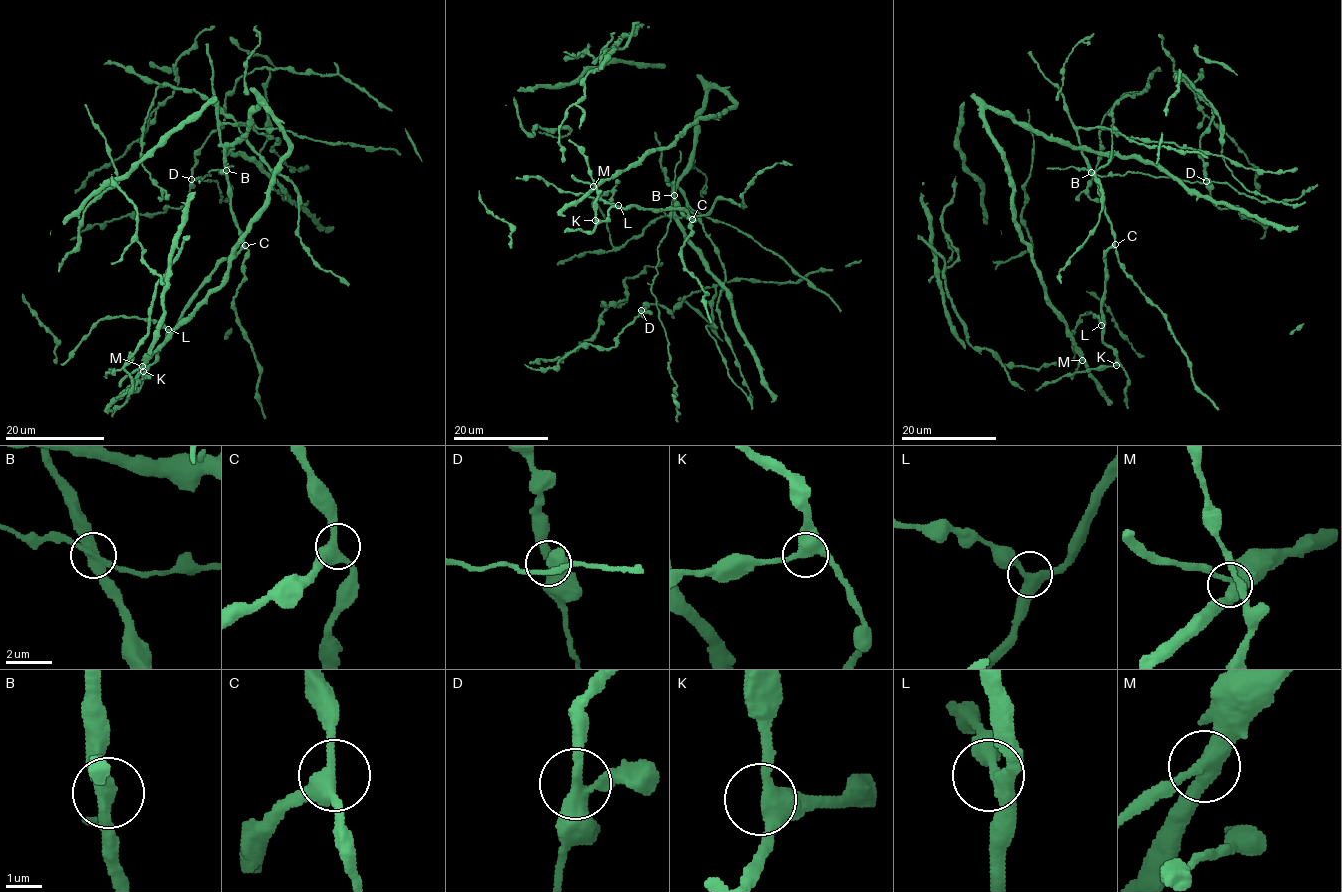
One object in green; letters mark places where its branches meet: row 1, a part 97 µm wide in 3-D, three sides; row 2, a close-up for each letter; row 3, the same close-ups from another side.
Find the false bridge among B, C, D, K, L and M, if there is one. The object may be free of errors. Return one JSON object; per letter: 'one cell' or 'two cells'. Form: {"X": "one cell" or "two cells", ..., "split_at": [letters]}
{"B": "two cells", "C": "one cell", "D": "one cell", "K": "one cell", "L": "one cell", "M": "one cell", "split_at": ["B"]}

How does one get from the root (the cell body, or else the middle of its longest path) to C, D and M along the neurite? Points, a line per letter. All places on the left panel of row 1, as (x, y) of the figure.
C: (147, 369), (154, 361), (164, 338), (177, 326), (193, 293), (220, 262), (232, 257), (245, 245)
D: (147, 369), (193, 293), (243, 244), (231, 208), (226, 172), (211, 169), (203, 178), (210, 181), (191, 179)
M: (147, 369), (193, 293), (243, 244), (225, 147), (262, 103), (288, 145), (269, 203), (226, 278), (142, 366)

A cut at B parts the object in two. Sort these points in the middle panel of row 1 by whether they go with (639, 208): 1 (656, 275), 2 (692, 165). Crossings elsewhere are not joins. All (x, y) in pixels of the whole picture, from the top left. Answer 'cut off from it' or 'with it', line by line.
1: cut off from it
2: with it

